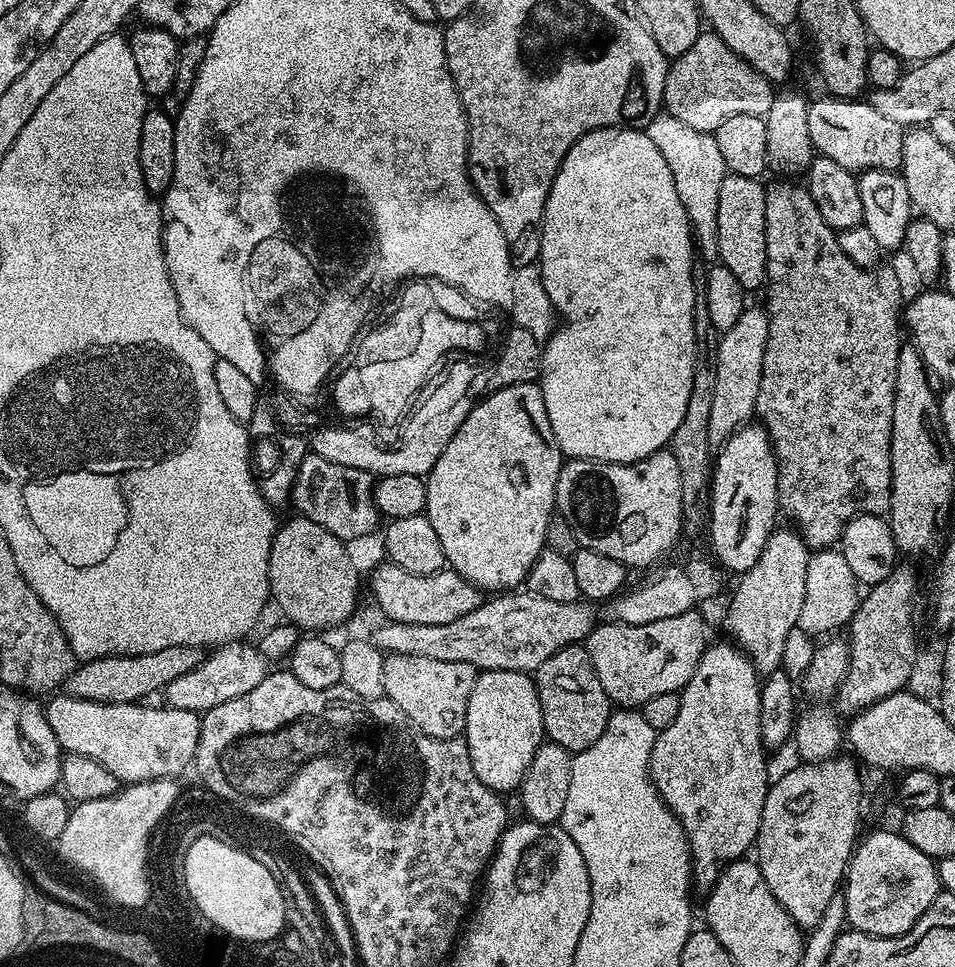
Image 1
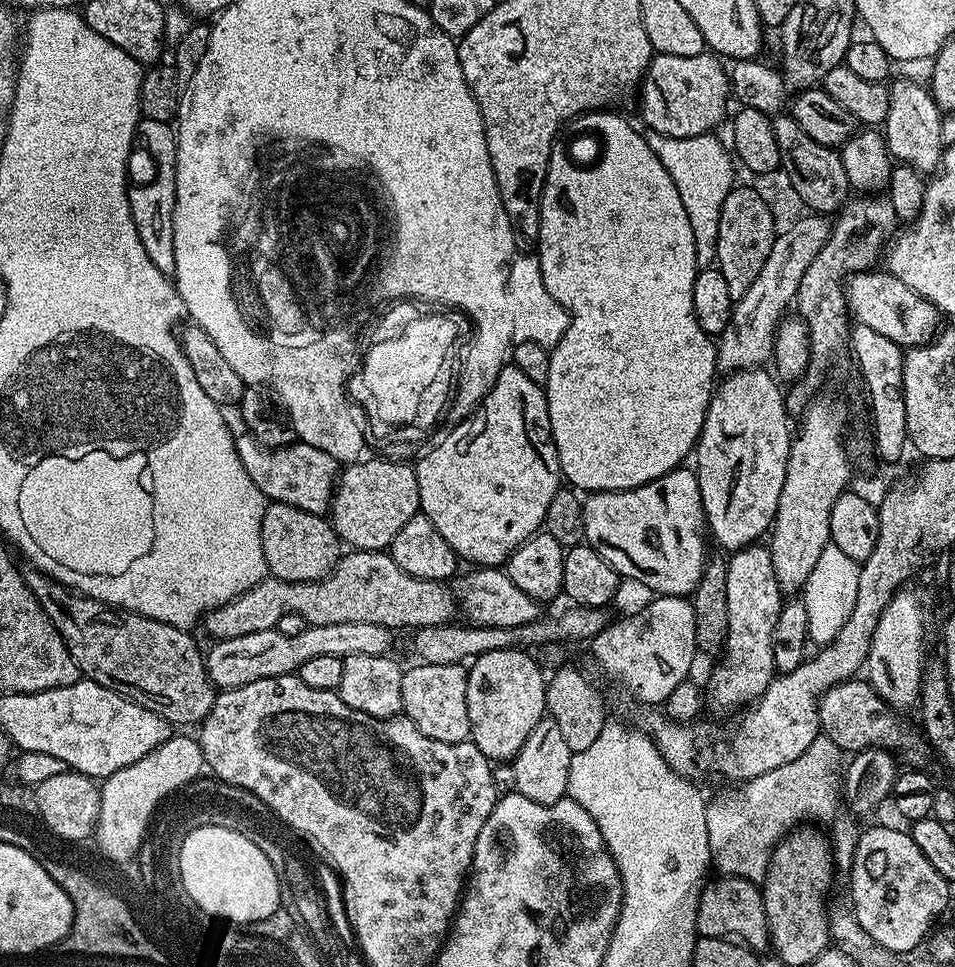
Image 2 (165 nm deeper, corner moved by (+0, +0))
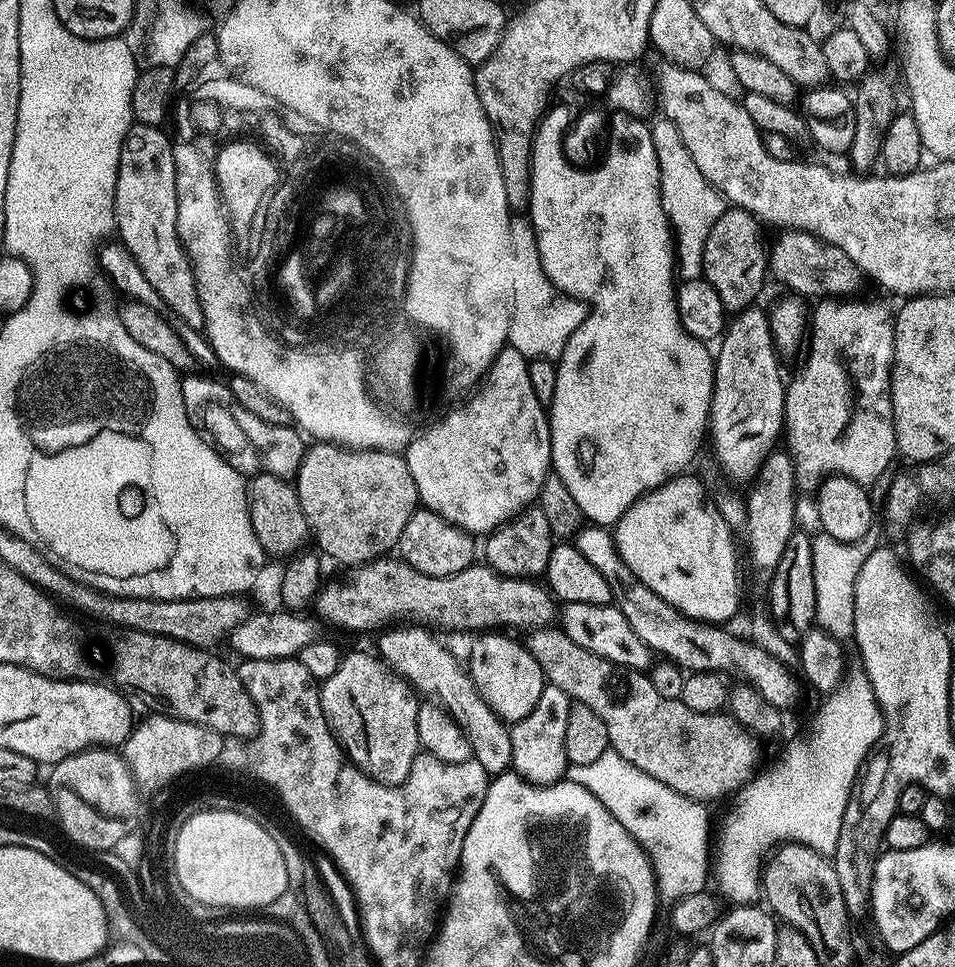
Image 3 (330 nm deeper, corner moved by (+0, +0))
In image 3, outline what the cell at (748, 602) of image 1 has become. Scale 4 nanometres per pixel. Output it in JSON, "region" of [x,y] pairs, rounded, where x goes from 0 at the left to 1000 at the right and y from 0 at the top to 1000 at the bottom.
{"region":[[[863,308],[858,311],[859,314],[849,320],[848,323],[848,351],[844,356],[844,364],[846,362],[846,369],[842,372],[842,382],[839,383],[838,387],[827,393],[827,396],[824,398],[822,407],[821,407],[821,445],[820,450],[823,452],[823,459],[825,455],[825,467],[824,471],[827,473],[827,479],[830,482],[830,490],[834,492],[834,504],[839,510],[850,509],[853,510],[858,506],[859,502],[867,495],[868,492],[872,490],[879,490],[882,492],[889,492],[895,501],[903,501],[906,503],[913,503],[913,499],[929,486],[930,483],[934,480],[934,475],[939,475],[940,468],[938,466],[938,446],[936,445],[936,428],[934,427],[934,367],[936,366],[936,345],[934,344],[934,336],[936,334],[935,328],[930,327],[930,323],[921,314],[904,314],[901,311],[901,308]]]}

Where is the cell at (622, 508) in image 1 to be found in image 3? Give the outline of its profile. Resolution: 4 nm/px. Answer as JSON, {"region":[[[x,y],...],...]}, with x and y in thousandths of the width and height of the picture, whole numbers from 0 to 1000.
{"region":[[[713,490],[705,496],[699,496],[691,505],[684,505],[683,508],[669,513],[659,525],[651,531],[648,538],[643,543],[643,557],[645,568],[651,577],[651,581],[655,581],[655,585],[660,585],[660,589],[671,602],[681,610],[685,610],[685,614],[689,614],[689,618],[693,618],[697,623],[702,623],[702,627],[706,627],[715,637],[721,637],[724,641],[732,641],[738,645],[757,646],[758,641],[762,641],[775,629],[775,600],[771,597],[771,563],[766,559],[768,547],[763,545],[761,539],[758,538],[757,532],[754,529],[753,520],[741,514],[741,509],[737,506],[737,501],[733,496],[728,496],[725,490]]]}

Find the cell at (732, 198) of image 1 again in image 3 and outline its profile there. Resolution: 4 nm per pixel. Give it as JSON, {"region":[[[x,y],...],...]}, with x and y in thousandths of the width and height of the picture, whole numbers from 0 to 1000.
{"region":[[[759,214],[756,225],[748,230],[739,246],[739,259],[735,263],[737,272],[736,289],[752,300],[756,316],[766,325],[788,317],[800,298],[800,289],[806,285],[806,261],[800,256],[800,240],[797,229],[780,215]]]}

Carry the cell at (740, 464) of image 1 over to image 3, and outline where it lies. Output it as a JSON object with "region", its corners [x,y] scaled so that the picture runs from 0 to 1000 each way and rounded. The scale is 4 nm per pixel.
{"region":[[[788,316],[779,320],[778,323],[772,323],[765,328],[764,334],[761,336],[760,342],[753,353],[754,365],[751,363],[748,368],[750,386],[748,387],[748,399],[746,400],[746,428],[743,431],[743,459],[746,455],[746,463],[750,466],[750,476],[754,479],[754,484],[762,492],[768,492],[771,496],[787,496],[793,495],[794,489],[800,484],[806,472],[809,471],[813,458],[818,458],[819,448],[821,445],[821,407],[823,404],[823,393],[817,390],[818,369],[815,367],[812,354],[808,352],[806,337],[804,336],[804,325],[799,317]]]}

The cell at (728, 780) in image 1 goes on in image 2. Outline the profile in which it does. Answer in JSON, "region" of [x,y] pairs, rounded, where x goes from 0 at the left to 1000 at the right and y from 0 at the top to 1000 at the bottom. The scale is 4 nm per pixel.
{"region":[[[793,560],[772,567],[760,579],[760,664],[753,679],[754,688],[746,695],[746,708],[739,711],[743,728],[758,736],[765,732],[778,733],[793,724],[815,695],[810,685],[808,657],[810,643],[815,643],[819,613],[810,594],[807,566],[800,564],[799,567],[798,564]]]}

